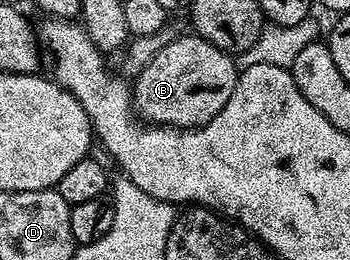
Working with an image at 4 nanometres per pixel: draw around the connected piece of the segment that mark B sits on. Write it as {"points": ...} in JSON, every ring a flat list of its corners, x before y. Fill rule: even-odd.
{"points":[[181,34,174,41,170,41,170,45,166,45,166,49,157,53,154,61,150,61,150,65,146,65,146,69,142,69,142,73,135,76,134,86,131,88,132,105,137,116,145,124,177,129,201,127,214,117,218,117,218,113,222,113,226,101,230,101,230,93,234,93,234,85,238,78,237,60,227,51,218,49,218,45,203,39,201,35,187,34]]}

